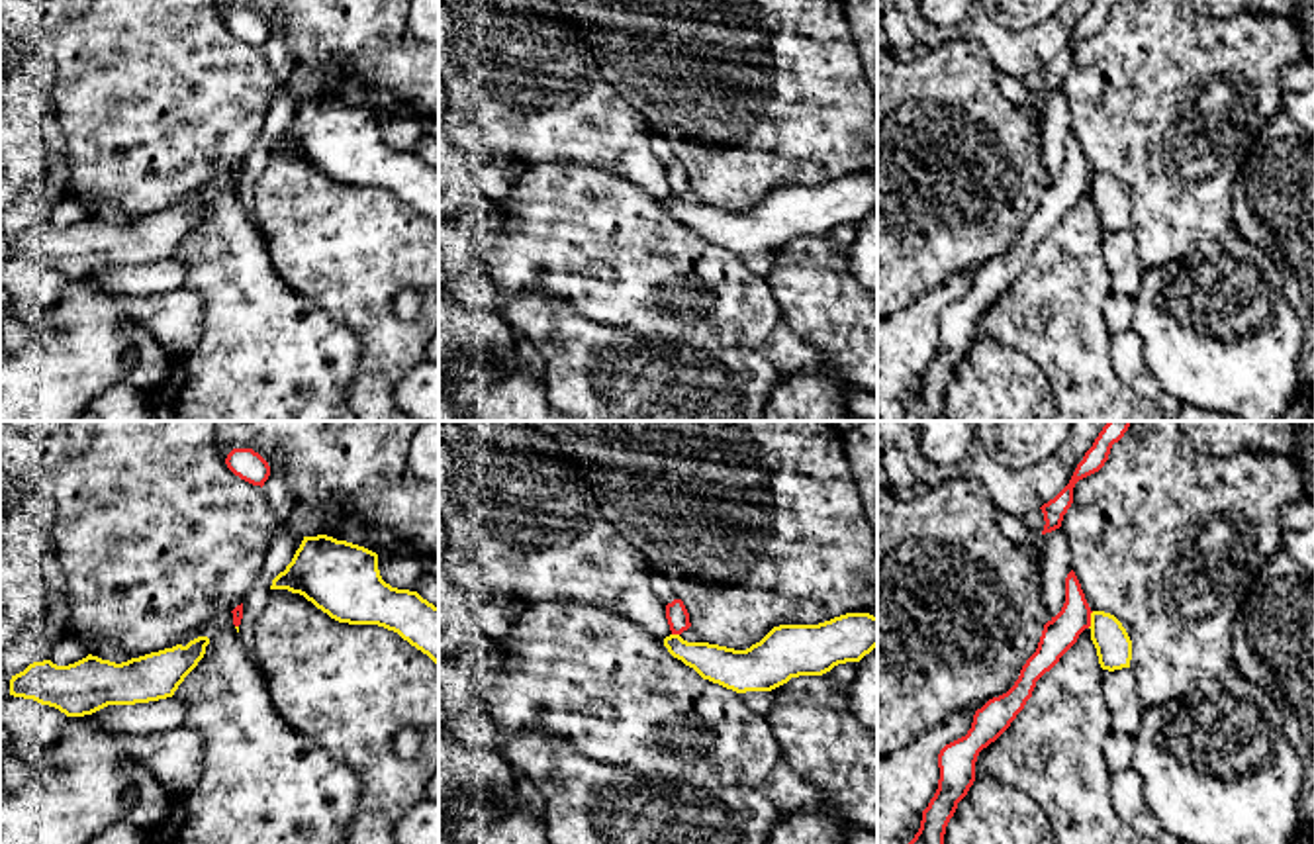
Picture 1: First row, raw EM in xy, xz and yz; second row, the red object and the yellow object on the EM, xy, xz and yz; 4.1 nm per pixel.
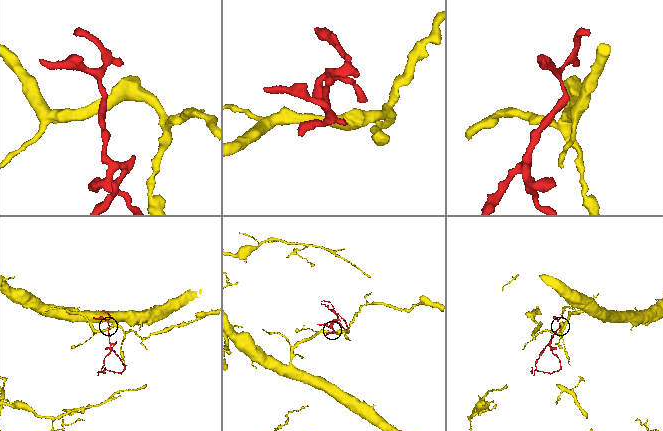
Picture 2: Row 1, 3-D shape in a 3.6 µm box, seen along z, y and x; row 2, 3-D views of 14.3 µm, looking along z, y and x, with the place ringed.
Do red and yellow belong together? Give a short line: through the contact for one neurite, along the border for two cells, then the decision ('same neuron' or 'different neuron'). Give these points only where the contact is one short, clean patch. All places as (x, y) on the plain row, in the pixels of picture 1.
line yz (1093, 173), (1087, 188); different neuron

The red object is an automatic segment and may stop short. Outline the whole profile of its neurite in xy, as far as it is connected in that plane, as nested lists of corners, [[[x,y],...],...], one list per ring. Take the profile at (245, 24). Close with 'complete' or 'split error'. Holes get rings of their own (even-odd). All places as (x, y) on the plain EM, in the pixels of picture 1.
[[[233,10],[225,20],[227,29],[253,47],[264,47],[270,37],[268,23],[253,10]]]; complete

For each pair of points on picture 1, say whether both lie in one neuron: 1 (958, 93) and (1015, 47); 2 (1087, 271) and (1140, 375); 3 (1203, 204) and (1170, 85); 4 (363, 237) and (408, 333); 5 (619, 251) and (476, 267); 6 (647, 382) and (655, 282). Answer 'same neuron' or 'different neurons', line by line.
1: different neurons
2: different neurons
3: same neuron
4: same neuron
5: different neurons
6: different neurons

